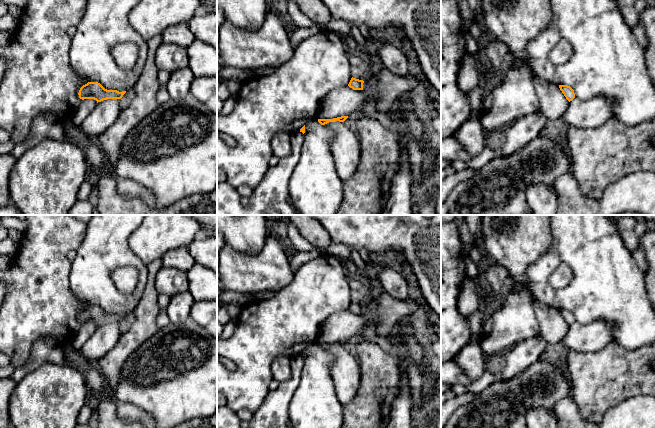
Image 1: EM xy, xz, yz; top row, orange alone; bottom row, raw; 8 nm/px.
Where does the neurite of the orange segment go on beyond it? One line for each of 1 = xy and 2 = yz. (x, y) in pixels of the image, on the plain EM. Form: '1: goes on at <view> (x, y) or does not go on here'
1: does not go on here
2: does not go on here

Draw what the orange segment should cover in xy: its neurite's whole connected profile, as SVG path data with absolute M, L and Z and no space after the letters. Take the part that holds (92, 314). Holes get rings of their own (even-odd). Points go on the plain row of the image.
M88 306L79 314L79 322L94 323L98 326L107 323L121 323L126 315L119 316L117 314L107 314L98 306Z

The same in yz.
M559 309L559 312L569 326L575 322L574 314L570 310Z

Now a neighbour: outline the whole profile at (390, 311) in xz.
M384 291L374 300L378 312L375 333L379 337L388 338L400 320L405 316L410 316L416 309L413 302L397 300Z

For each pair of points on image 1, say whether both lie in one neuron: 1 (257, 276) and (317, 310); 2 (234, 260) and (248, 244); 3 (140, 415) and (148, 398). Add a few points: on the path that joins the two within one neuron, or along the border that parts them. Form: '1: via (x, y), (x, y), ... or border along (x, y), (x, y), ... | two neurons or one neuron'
1: border along (295, 273), (292, 280), (277, 291) | two neurons
2: border along (227, 242), (249, 253), (256, 253), (264, 244) | two neurons
3: border along (121, 400), (136, 405), (152, 417) | two neurons

